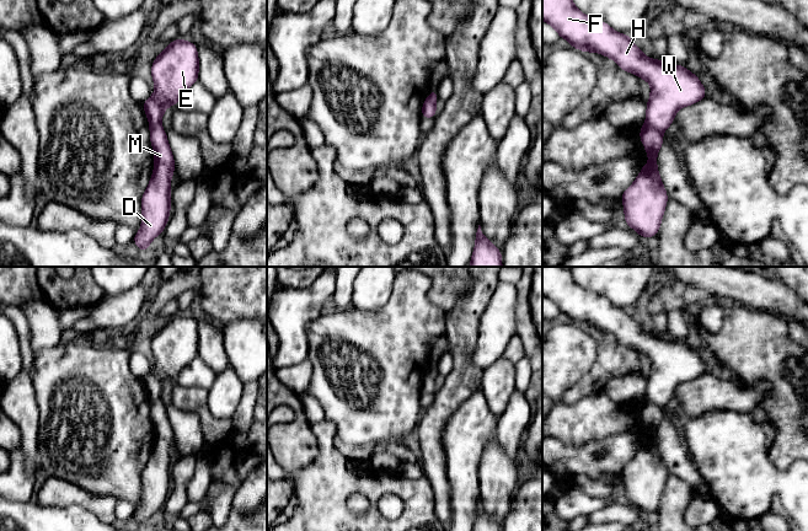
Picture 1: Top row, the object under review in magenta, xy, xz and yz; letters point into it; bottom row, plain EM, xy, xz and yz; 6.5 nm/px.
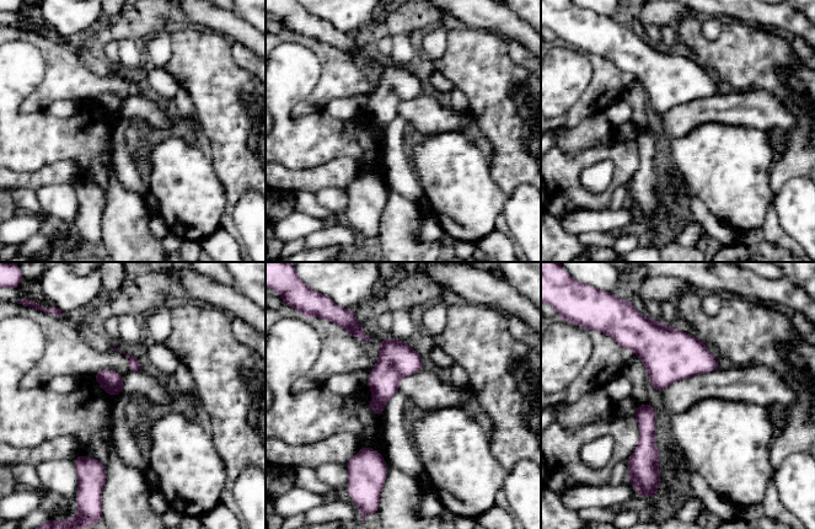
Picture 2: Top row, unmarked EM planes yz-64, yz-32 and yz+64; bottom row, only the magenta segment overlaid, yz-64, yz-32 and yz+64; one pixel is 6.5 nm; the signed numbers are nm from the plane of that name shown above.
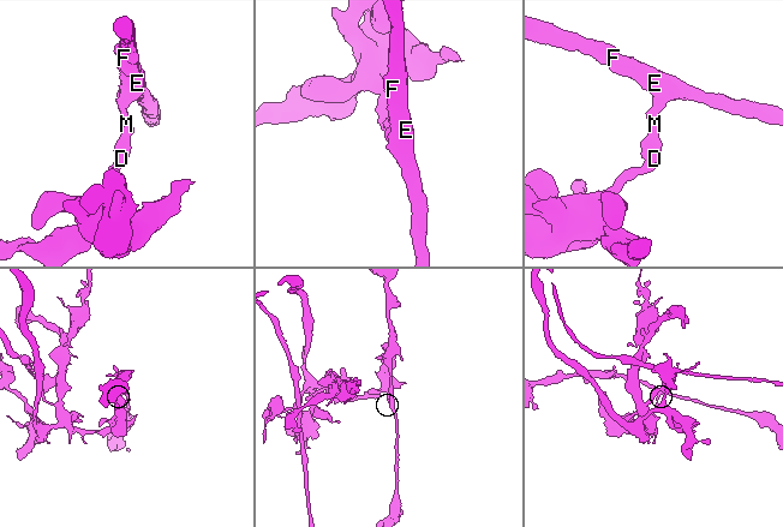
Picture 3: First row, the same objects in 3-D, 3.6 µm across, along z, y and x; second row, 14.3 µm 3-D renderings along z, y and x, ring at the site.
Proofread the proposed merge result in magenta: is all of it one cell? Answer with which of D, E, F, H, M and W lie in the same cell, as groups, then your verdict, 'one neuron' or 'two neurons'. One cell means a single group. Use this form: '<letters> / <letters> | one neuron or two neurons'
D M / E F H W | two neurons

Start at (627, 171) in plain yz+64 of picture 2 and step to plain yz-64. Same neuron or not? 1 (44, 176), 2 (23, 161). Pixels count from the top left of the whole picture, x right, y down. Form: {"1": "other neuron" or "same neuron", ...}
{"1": "same neuron", "2": "other neuron"}

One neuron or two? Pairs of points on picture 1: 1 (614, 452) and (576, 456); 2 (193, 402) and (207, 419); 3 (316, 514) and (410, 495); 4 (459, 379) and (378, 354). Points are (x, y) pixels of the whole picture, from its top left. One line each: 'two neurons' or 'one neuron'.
1: one neuron
2: one neuron
3: one neuron
4: two neurons

